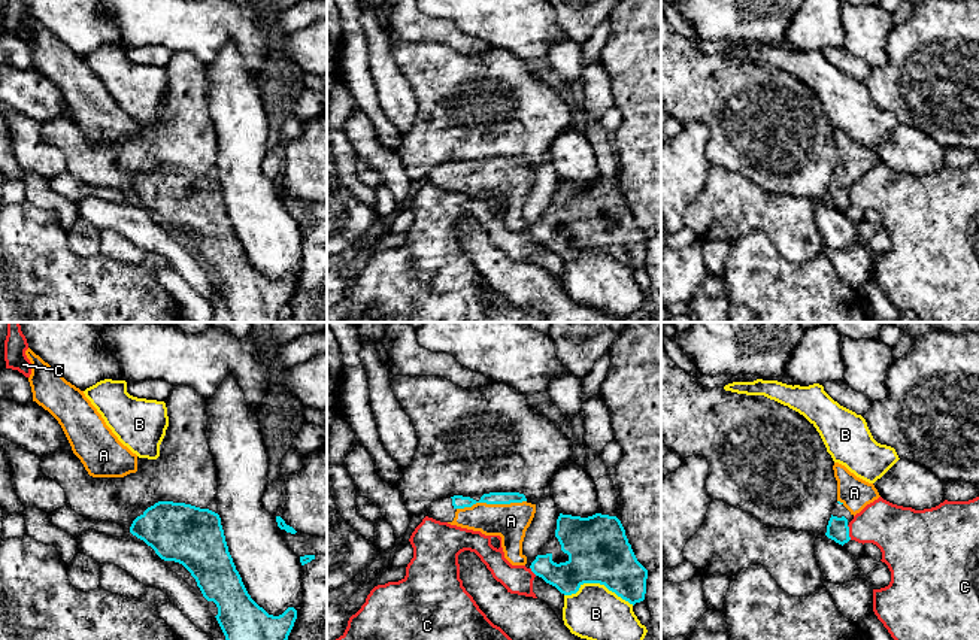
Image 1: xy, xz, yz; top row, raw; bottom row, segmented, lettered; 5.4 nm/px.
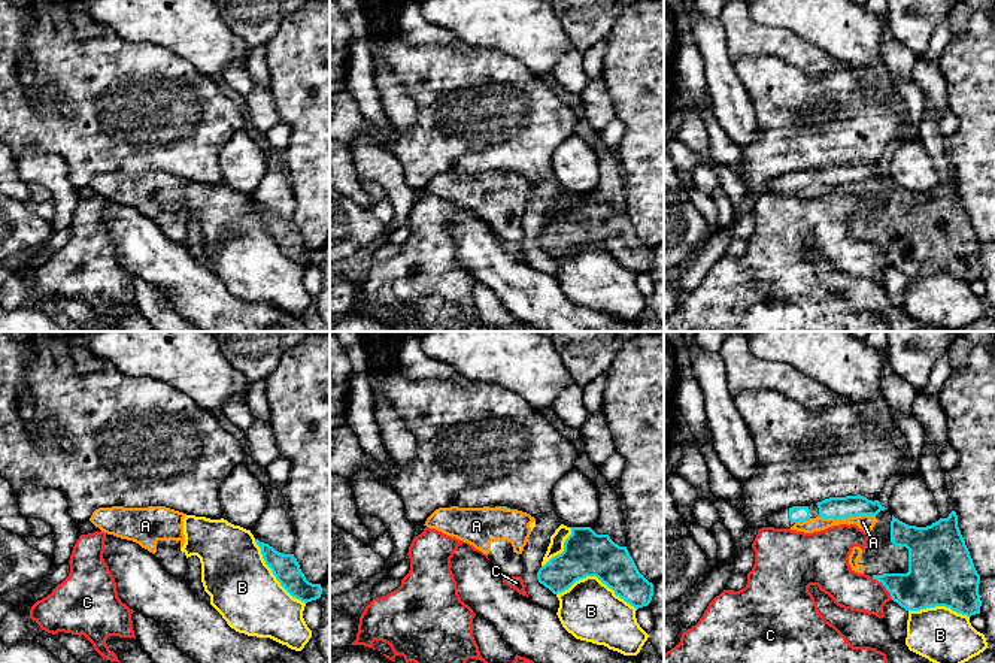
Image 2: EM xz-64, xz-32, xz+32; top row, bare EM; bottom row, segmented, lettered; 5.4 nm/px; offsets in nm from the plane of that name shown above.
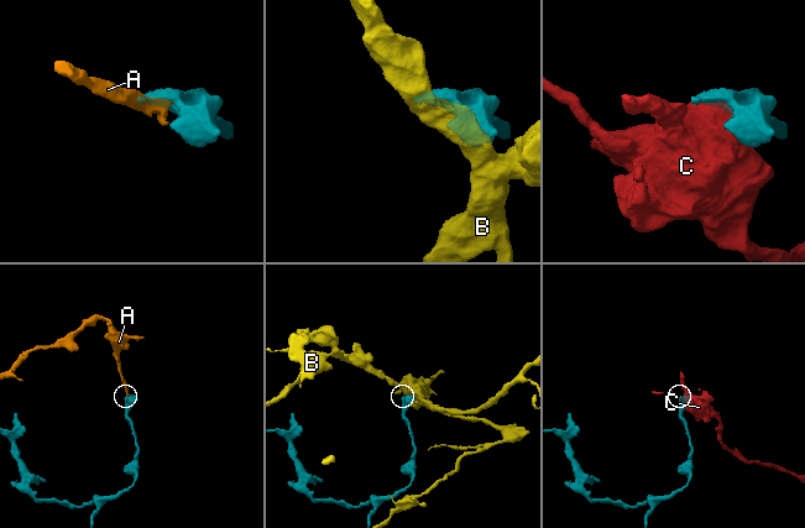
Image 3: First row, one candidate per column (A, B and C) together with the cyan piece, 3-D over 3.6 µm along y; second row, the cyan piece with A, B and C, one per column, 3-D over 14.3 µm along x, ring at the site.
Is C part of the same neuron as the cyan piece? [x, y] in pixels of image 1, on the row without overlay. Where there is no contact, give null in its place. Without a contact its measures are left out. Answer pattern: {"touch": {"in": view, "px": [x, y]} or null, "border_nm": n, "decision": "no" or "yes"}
{"touch": {"in": "yz", "px": [848, 199]}, "border_nm": 80, "decision": "no"}

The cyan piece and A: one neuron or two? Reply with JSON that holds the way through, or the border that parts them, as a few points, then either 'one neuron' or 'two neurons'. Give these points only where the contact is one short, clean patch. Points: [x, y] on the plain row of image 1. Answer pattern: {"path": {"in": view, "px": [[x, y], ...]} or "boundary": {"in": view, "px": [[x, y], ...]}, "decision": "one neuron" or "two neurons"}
{"path": {"in": "xz", "px": [[458, 167], [491, 169], [511, 187]]}, "decision": "one neuron"}

